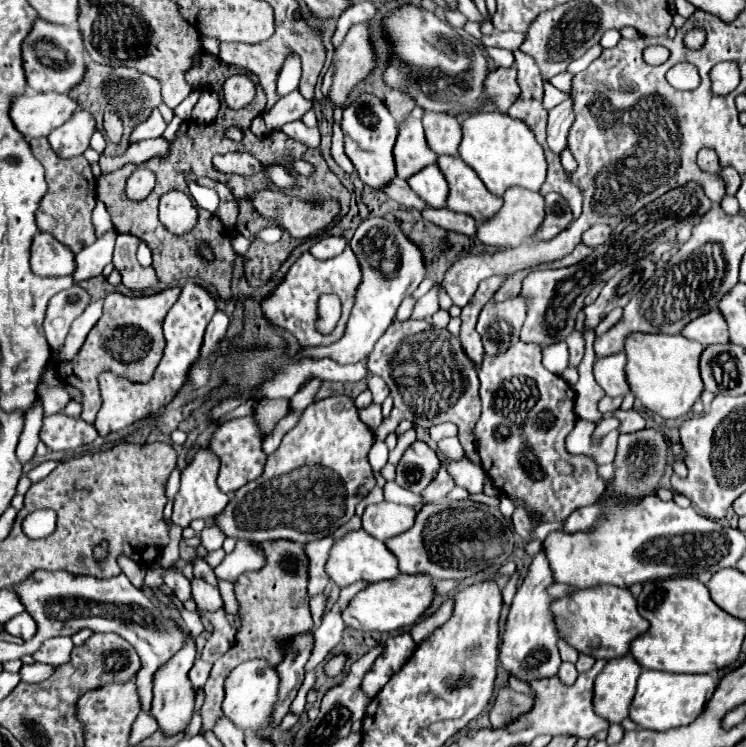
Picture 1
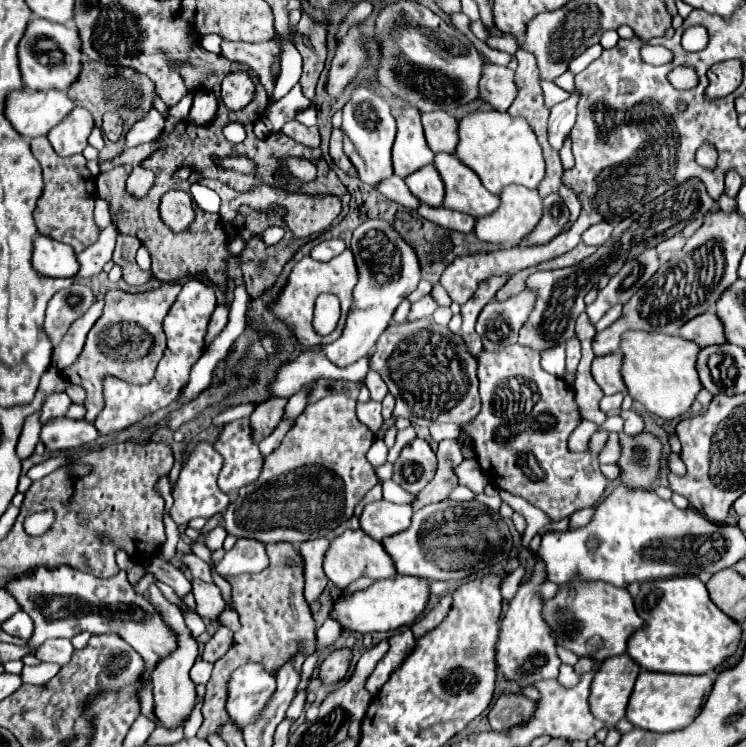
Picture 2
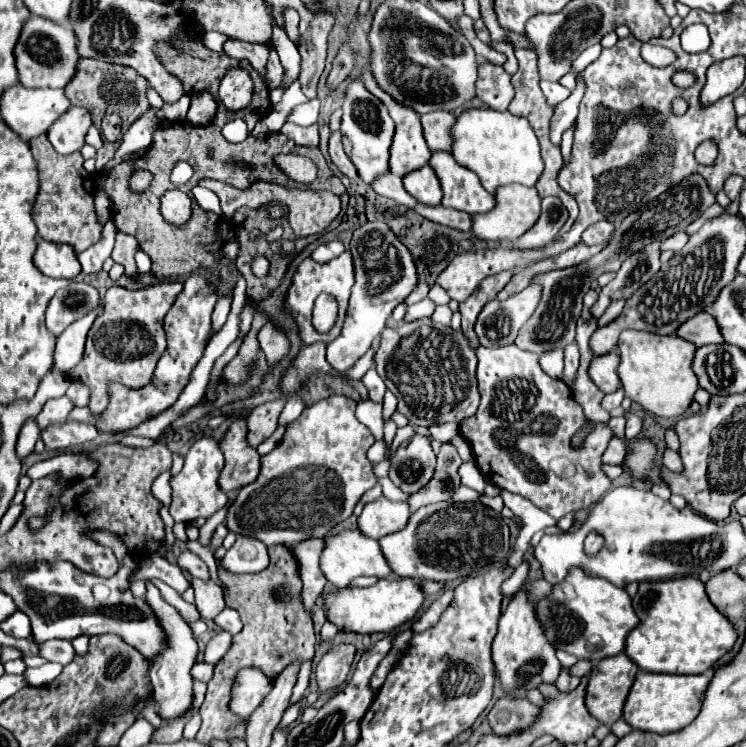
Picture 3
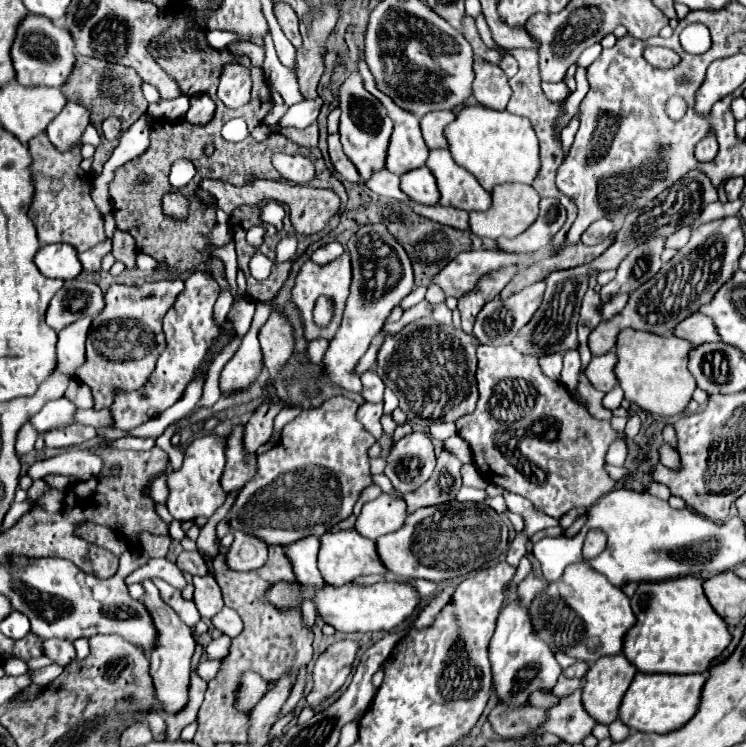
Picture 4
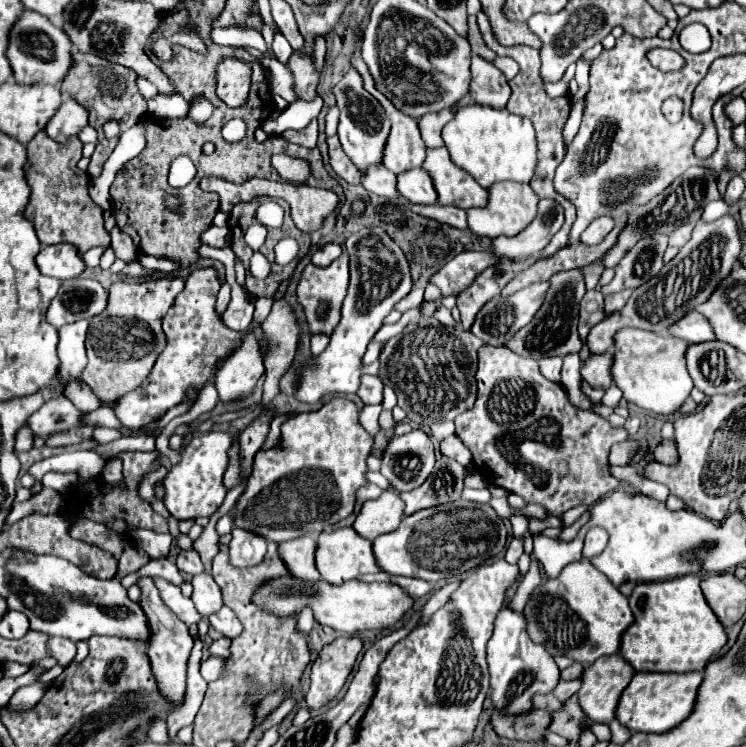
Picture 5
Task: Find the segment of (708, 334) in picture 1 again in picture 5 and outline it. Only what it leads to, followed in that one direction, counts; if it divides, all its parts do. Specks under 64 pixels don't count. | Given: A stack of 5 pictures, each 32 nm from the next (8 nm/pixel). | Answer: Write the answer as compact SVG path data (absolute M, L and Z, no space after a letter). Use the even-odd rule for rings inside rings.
M688 312L688 316L684 316L684 320L680 320L678 324L674 324L670 328L670 334L676 338L682 338L682 340L688 340L690 344L716 340L716 334L712 332L710 322L698 312Z

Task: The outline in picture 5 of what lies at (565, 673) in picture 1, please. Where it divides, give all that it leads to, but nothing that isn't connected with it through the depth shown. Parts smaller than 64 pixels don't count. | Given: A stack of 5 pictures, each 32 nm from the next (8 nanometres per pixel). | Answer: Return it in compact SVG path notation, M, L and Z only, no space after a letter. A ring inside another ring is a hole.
M560 680L560 682L558 682L558 688L554 690L554 696L556 696L560 702L564 702L564 700L568 700L578 688L580 688L580 680Z

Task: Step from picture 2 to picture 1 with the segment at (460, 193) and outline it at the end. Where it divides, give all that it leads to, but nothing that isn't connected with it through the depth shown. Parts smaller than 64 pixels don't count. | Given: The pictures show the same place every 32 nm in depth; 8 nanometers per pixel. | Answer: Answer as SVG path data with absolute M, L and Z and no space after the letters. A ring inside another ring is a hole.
M440 156L438 166L450 184L446 208L470 214L478 224L502 208L504 200L490 194L478 174L460 156Z

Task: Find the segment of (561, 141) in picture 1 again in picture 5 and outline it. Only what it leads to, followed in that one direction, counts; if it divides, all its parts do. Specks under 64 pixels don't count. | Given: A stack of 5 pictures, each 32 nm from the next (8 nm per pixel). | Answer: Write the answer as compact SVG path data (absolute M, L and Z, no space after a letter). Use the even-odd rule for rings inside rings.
M582 60L576 62L576 82L578 82L578 92L570 96L570 108L572 108L578 100L582 100L582 98L586 96L588 88L590 88L590 86L588 86L588 68L590 68L588 62L582 62Z

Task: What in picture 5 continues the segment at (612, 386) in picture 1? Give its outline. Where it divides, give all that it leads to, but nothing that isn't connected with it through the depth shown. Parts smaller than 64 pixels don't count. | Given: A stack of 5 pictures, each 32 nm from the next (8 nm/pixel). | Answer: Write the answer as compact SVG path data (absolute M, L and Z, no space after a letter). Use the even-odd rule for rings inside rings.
M612 350L610 352L604 352L604 354L592 354L590 360L582 366L580 374L582 378L592 386L592 388L598 388L598 390L608 390L614 380L612 380L612 362L614 362L614 354Z

